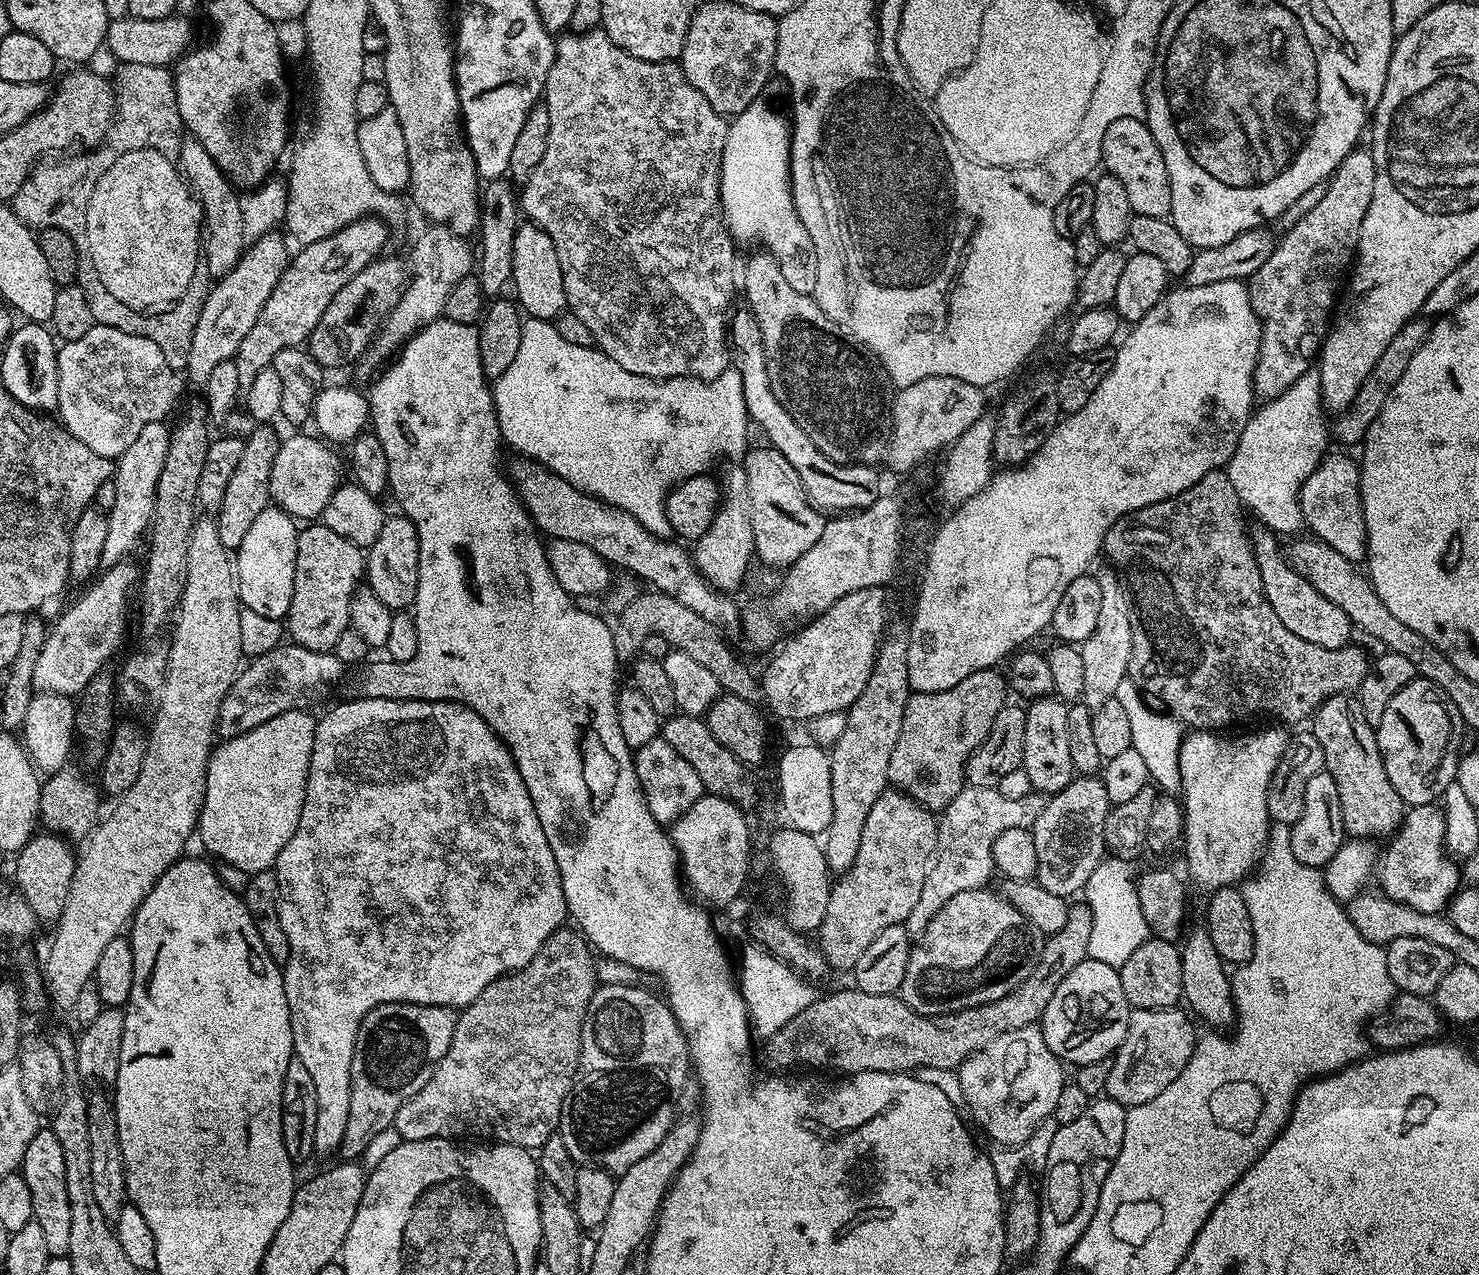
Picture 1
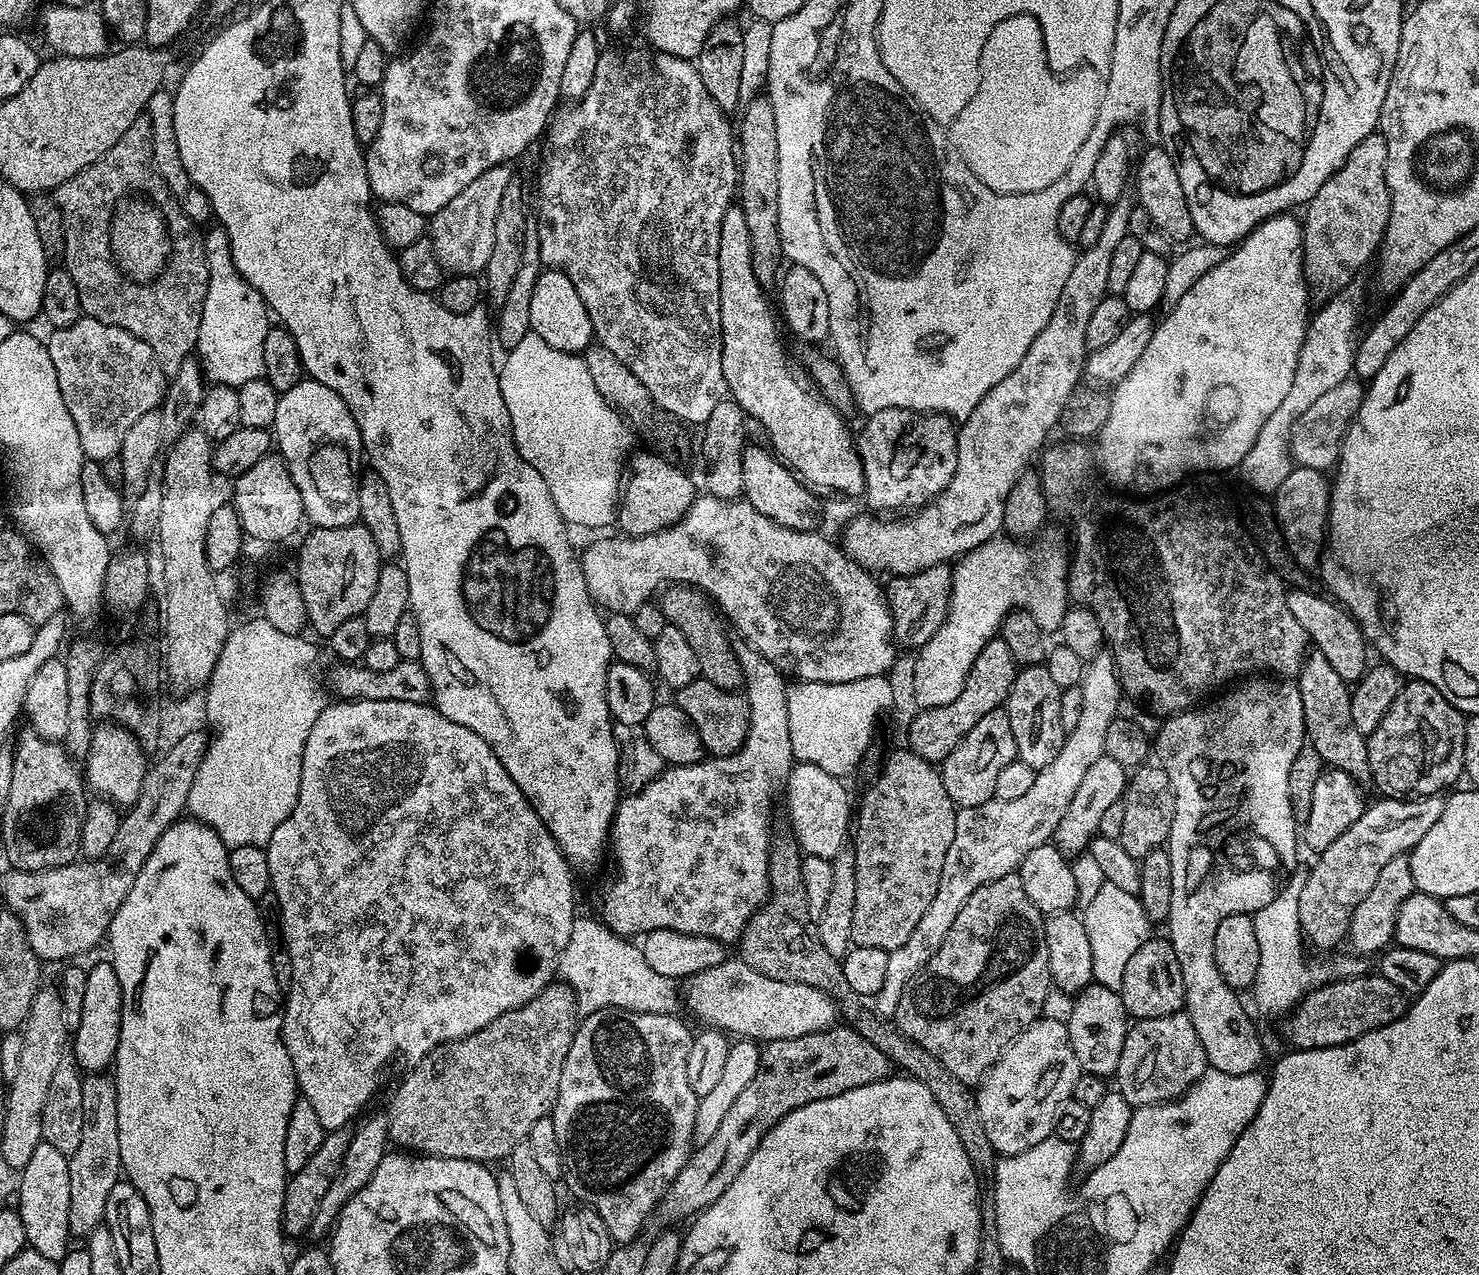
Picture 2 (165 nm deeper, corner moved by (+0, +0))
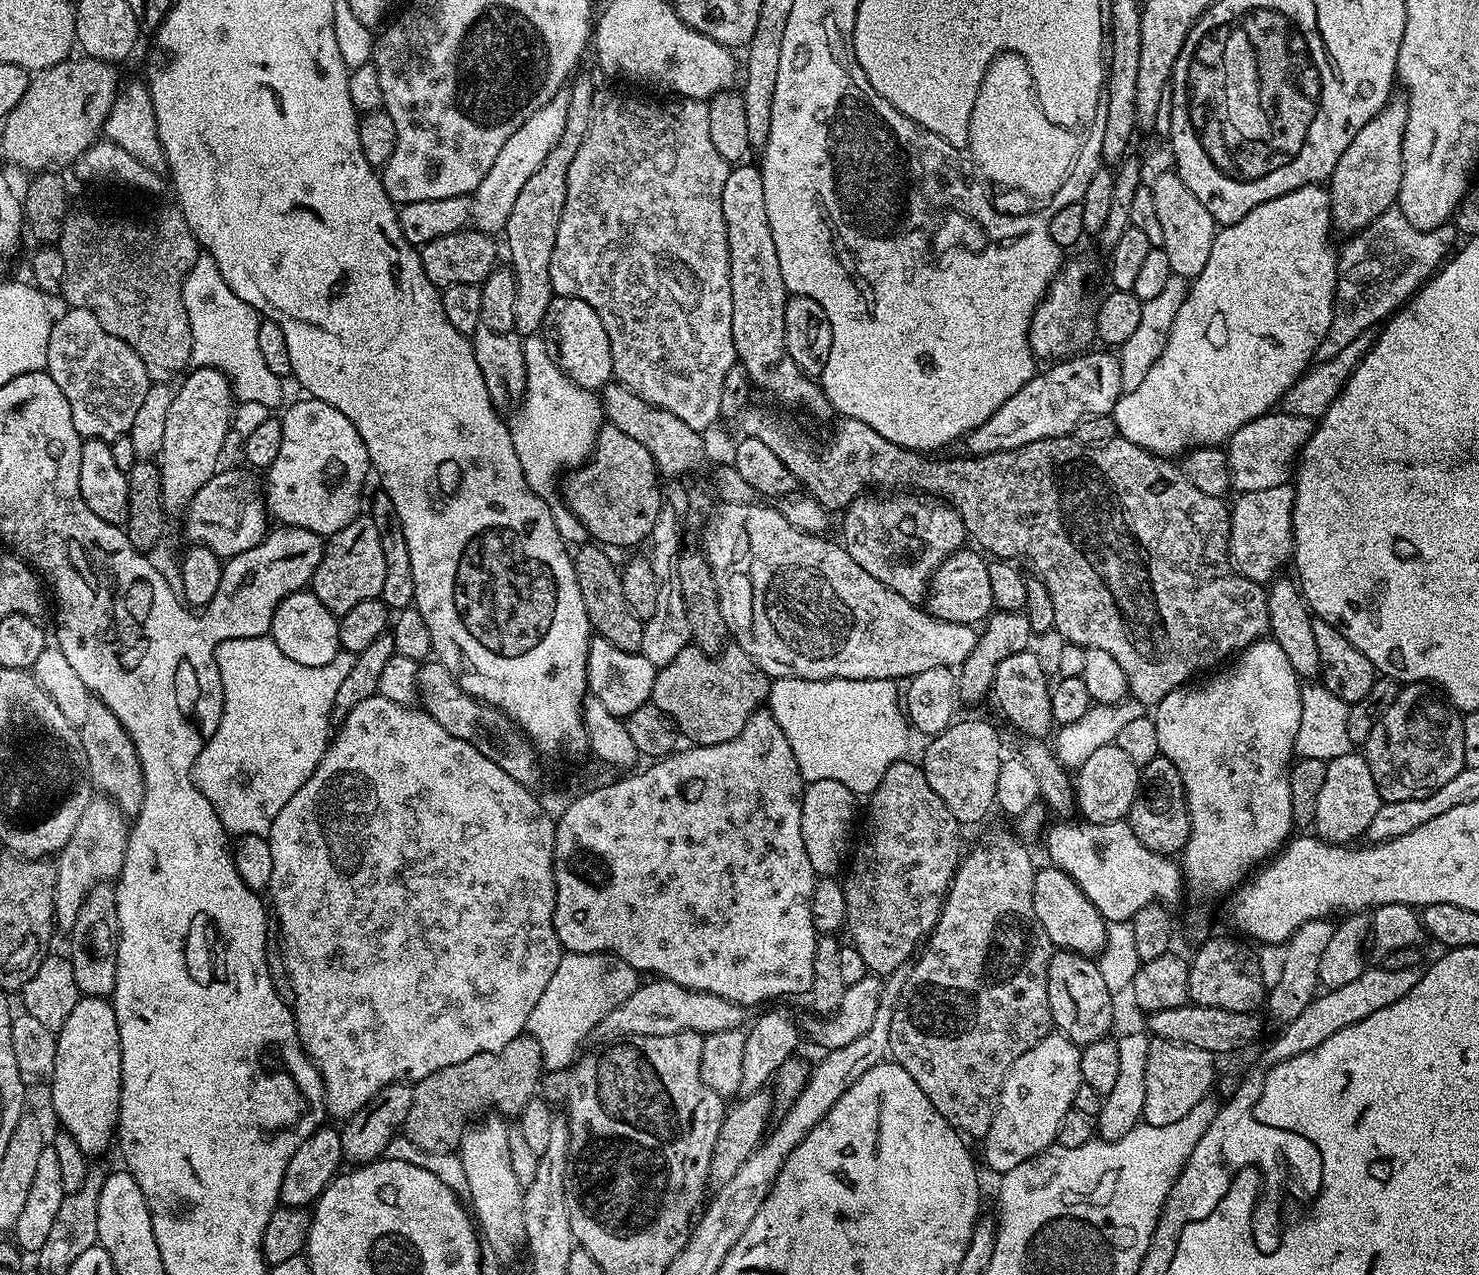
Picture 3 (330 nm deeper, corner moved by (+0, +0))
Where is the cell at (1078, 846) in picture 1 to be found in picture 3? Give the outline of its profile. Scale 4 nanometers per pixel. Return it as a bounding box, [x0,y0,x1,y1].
[1074,743,1142,824]

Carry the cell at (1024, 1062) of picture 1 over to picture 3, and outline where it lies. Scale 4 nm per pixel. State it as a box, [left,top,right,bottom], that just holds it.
[984,1034,1080,1174]

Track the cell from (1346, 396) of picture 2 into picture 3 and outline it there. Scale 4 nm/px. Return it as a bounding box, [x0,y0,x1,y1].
[1226,410,1314,493]

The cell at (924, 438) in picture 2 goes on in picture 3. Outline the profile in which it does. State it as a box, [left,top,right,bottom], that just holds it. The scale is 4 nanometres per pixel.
[842,494,966,605]

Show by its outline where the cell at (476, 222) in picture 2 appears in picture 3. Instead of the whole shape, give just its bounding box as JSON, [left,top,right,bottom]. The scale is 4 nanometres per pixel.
[470,90,568,234]

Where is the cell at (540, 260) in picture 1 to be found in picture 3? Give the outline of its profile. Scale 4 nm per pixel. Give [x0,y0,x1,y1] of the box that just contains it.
[542,295,613,390]

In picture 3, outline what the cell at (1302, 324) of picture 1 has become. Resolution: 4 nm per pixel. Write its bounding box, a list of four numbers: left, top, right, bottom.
[1327,98,1408,233]

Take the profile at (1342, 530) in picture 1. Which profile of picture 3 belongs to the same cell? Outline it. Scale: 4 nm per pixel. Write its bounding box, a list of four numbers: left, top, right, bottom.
[1228,483,1296,585]

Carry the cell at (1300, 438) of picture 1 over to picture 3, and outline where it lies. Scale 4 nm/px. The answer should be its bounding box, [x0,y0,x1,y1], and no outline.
[1315,206,1458,361]

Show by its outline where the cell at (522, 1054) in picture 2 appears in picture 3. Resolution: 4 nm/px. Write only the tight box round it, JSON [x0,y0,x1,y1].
[402,1034,544,1152]

